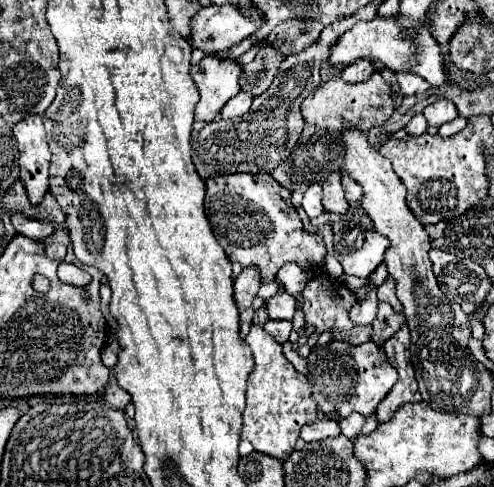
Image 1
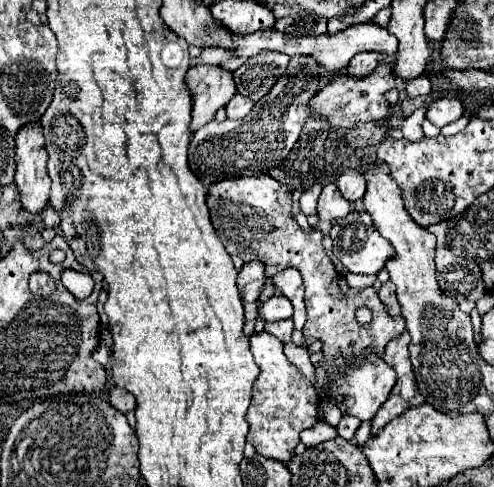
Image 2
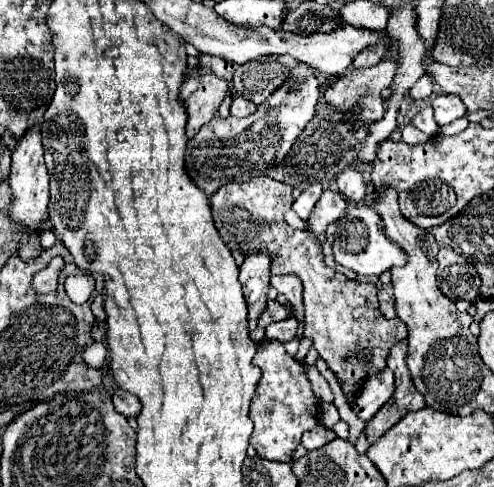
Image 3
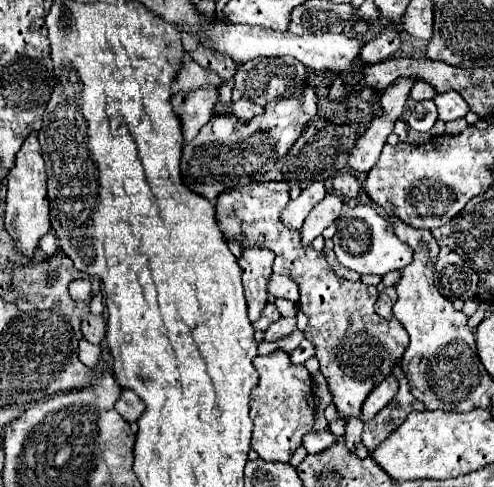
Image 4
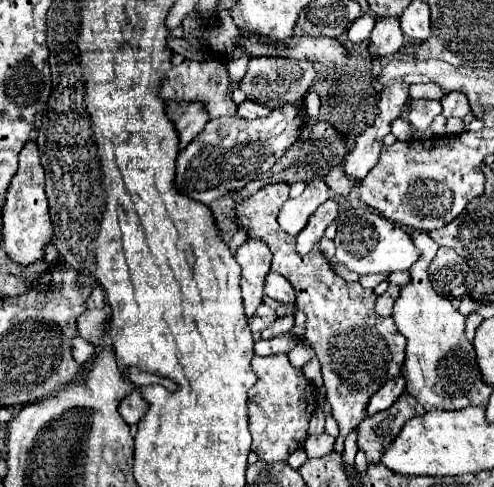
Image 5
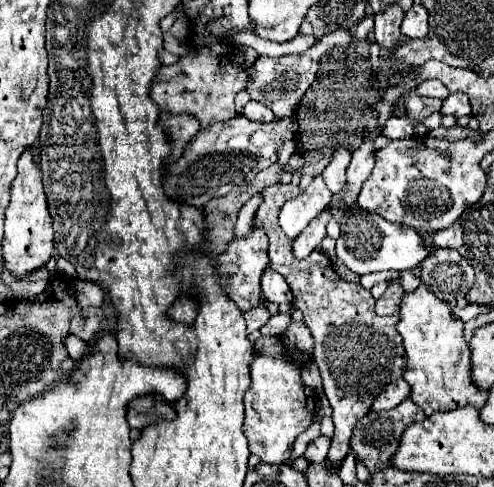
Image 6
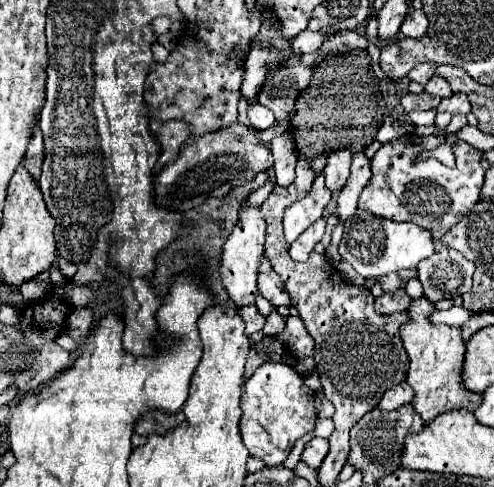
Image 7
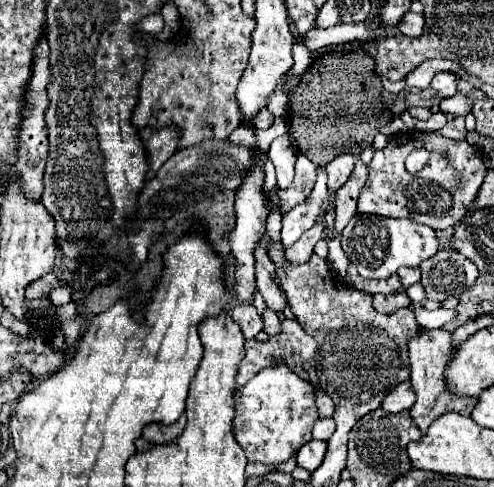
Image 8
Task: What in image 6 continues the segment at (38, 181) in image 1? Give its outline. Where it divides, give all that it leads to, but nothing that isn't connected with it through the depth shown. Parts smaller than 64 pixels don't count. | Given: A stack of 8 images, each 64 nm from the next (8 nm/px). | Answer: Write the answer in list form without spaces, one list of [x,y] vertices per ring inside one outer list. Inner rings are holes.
[[[26,148],[18,160],[18,176],[10,188],[10,204],[6,208],[4,218],[4,240],[2,240],[2,258],[6,268],[22,278],[28,272],[46,266],[48,258],[54,256],[54,232],[52,232],[52,218],[46,206],[46,194],[42,186],[40,166],[34,160],[32,148]]]

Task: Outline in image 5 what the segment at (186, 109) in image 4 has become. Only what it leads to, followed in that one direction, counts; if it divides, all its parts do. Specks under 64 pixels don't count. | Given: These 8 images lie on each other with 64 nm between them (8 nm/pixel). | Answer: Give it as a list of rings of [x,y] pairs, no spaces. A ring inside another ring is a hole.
[[[166,104],[166,112],[180,136],[180,150],[184,150],[208,122],[204,104]]]

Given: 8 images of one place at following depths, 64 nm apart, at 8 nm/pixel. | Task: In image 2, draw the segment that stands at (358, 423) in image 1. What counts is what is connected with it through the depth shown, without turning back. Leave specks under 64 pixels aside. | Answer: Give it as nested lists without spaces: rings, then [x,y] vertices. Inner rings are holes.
[[[344,416],[336,428],[338,428],[338,434],[344,440],[352,440],[354,434],[356,434],[356,430],[360,428],[360,424],[362,424],[360,418],[356,418],[356,416]]]

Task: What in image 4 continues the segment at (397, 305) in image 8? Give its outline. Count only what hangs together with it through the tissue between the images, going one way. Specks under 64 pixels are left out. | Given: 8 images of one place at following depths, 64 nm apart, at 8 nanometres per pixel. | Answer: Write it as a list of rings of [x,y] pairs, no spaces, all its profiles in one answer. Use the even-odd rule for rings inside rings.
[[[394,286],[390,288],[384,288],[378,296],[378,302],[376,302],[376,312],[382,316],[382,318],[394,318],[392,316],[392,304],[396,302],[396,290]]]

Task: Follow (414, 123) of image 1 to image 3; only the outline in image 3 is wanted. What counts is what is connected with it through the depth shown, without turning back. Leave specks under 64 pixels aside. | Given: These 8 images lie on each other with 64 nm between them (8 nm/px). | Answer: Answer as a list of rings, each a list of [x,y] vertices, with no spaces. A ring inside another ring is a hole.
[[[408,122],[404,128],[402,128],[402,140],[406,144],[422,144],[428,140],[428,136],[424,132],[420,132],[412,122]]]

